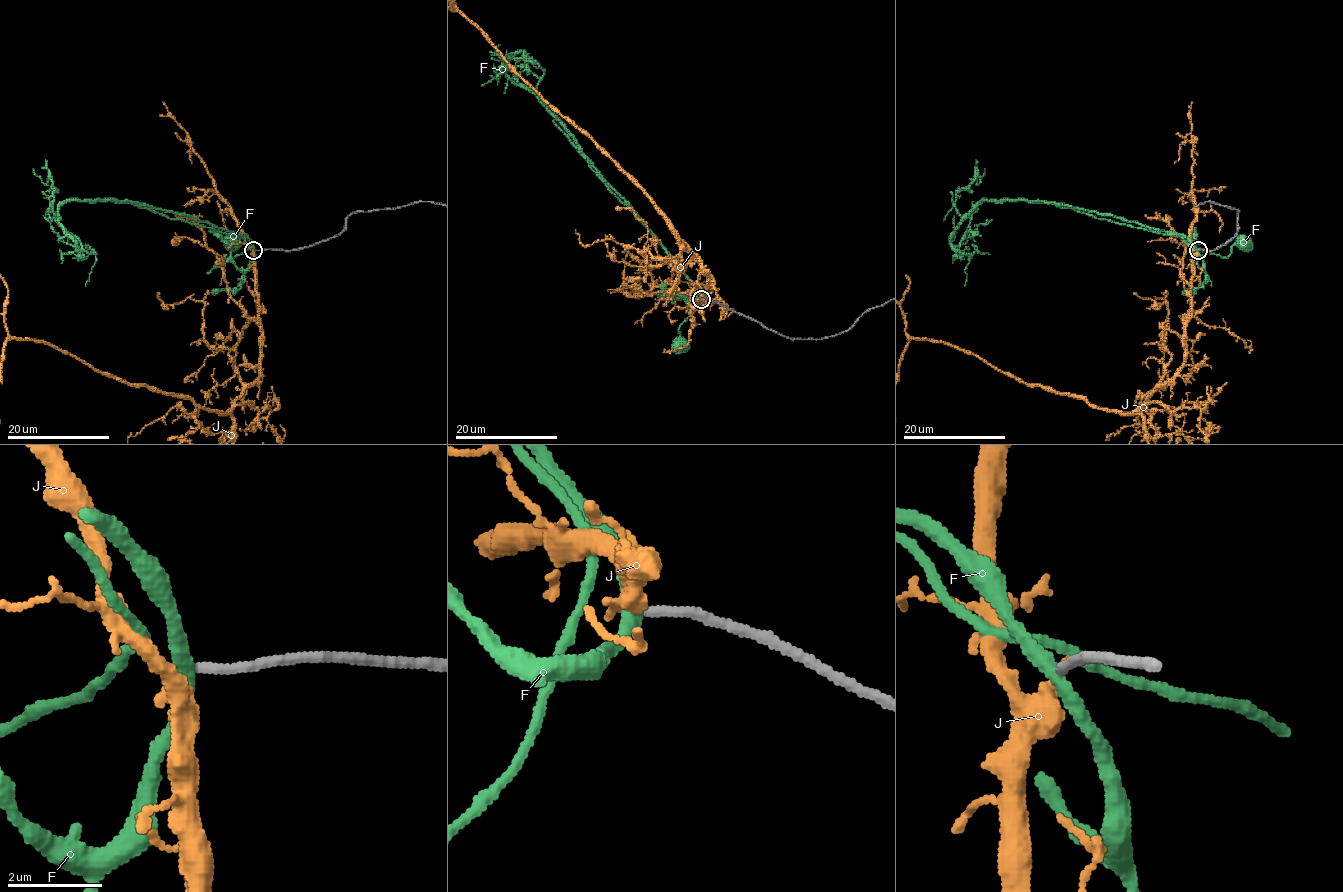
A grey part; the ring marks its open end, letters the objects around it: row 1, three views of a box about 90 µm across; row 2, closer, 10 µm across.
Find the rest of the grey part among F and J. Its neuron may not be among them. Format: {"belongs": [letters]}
{"belongs": []}

